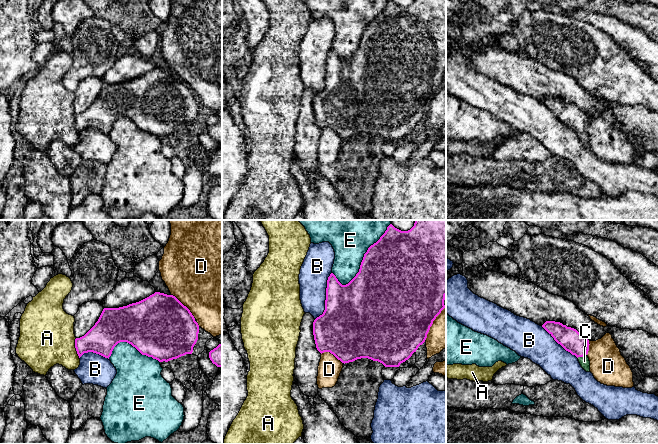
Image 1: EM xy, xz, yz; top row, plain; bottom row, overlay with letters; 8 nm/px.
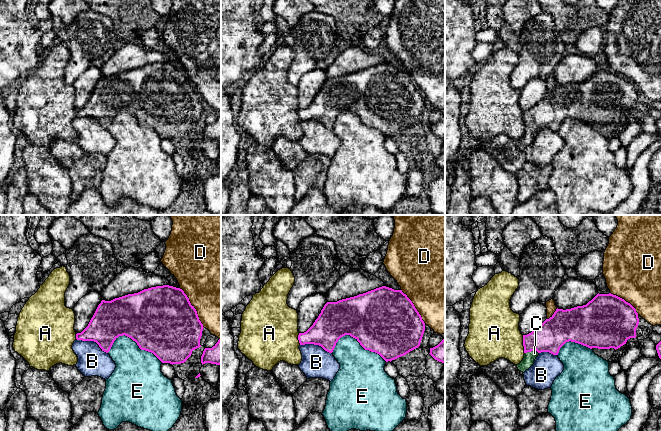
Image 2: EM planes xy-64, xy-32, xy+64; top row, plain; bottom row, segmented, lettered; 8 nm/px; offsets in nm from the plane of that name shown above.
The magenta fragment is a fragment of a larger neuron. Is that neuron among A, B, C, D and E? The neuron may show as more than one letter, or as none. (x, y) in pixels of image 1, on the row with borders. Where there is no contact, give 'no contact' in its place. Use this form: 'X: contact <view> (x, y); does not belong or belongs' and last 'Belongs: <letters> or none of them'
A: contact xy (75, 347); does not belong
B: contact xz (326, 296); does not belong
C: contact yz (581, 356); belongs
D: contact xy (183, 305); does not belong
E: contact xz (364, 255); does not belong
Belongs: C

